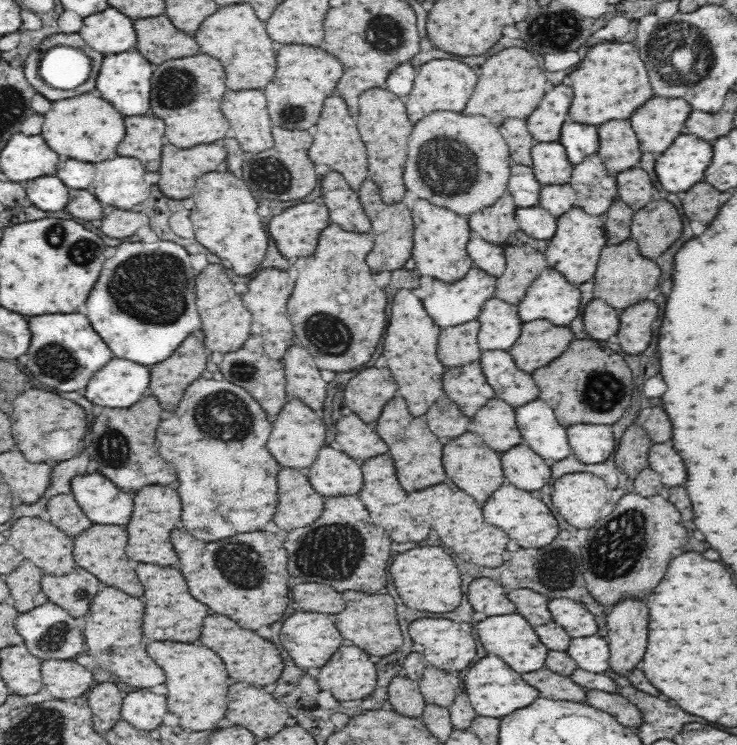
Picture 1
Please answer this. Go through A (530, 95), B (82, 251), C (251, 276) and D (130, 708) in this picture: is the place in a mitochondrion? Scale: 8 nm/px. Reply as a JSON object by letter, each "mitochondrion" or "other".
{"A":"other","B":"mitochondrion","C":"other","D":"other"}

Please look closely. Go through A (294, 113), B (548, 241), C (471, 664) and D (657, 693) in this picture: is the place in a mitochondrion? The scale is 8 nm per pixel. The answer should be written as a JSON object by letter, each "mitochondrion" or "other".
{"A":"mitochondrion","B":"other","C":"other","D":"other"}

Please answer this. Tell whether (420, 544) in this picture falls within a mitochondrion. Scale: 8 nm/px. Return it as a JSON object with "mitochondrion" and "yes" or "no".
{"mitochondrion":"no"}

